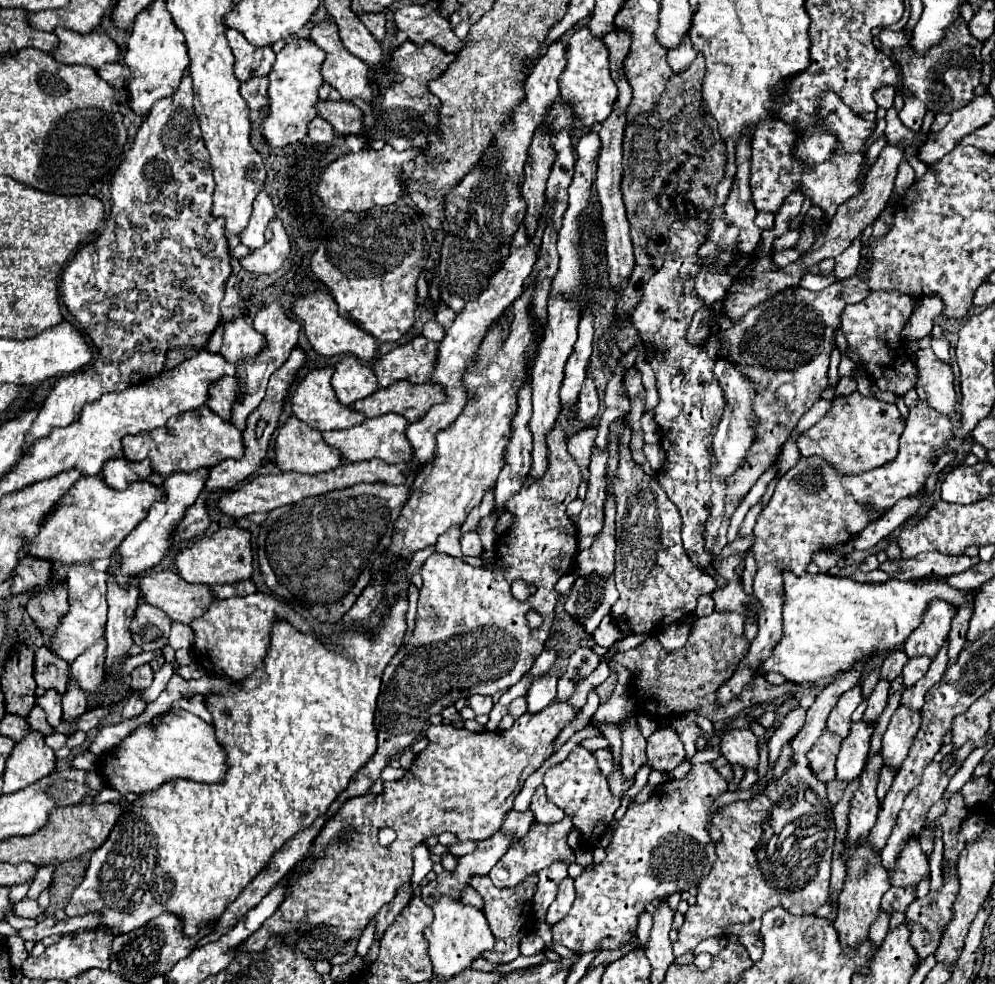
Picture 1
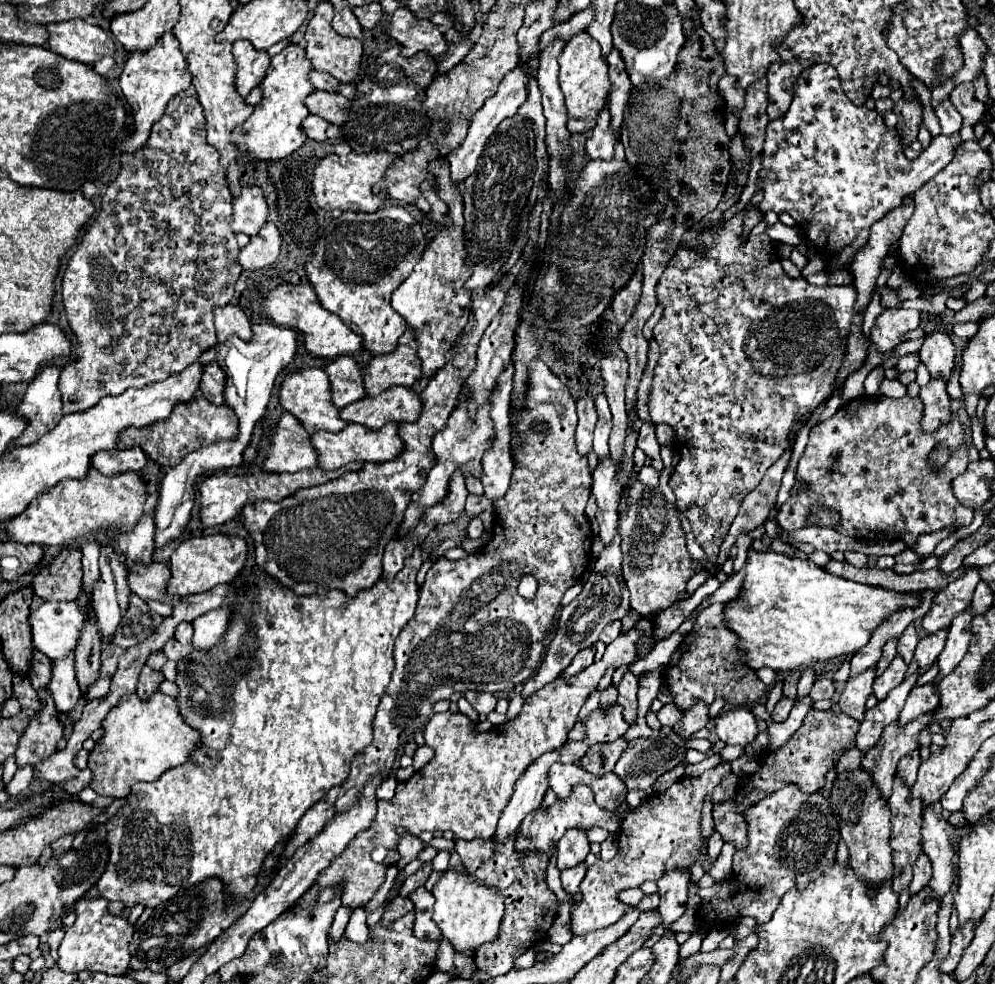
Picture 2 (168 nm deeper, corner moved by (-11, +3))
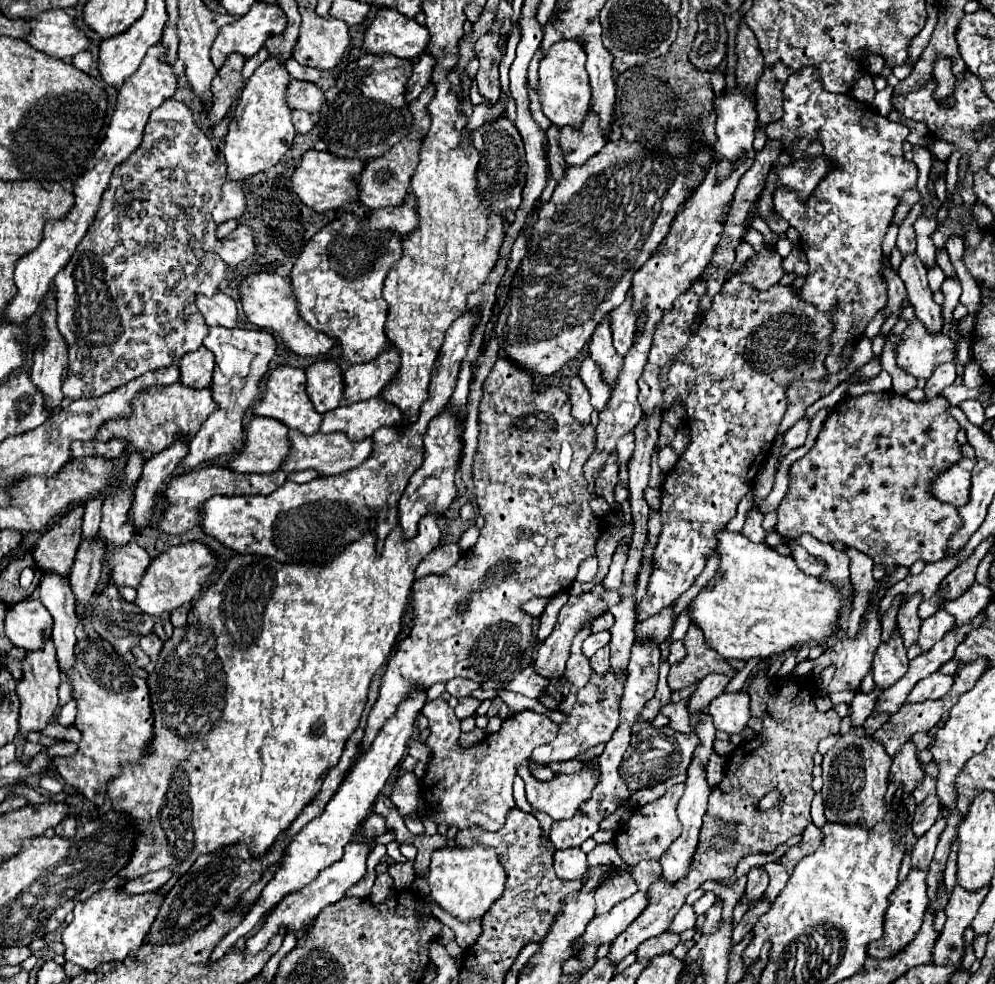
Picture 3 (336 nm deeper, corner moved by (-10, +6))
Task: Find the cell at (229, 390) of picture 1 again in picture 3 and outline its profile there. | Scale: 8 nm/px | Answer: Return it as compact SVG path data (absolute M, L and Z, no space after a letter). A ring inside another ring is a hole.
M198 348L188 356L182 356L178 362L180 382L188 388L208 388L214 372L214 356L208 348Z

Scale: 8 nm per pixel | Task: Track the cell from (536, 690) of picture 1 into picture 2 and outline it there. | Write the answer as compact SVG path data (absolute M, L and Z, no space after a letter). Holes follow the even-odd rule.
M587 647L587 649L581 649L575 657L573 657L573 663L561 673L561 677L569 679L573 675L577 675L579 671L583 671L585 667L589 667L593 663L593 655L595 655L595 649L593 647Z

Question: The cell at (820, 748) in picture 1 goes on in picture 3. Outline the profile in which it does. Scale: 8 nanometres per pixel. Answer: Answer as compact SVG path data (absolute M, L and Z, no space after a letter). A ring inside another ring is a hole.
M762 668L748 684L748 694L750 694L750 716L758 716L762 720L762 730L750 740L740 744L728 758L726 762L726 774L724 780L712 788L710 792L710 800L708 800L708 810L704 814L704 824L700 830L700 842L696 848L696 856L692 858L692 870L688 870L688 876L684 880L680 880L680 884L664 884L664 878L660 876L650 890L646 892L650 898L650 904L646 906L646 910L636 918L636 922L632 922L614 942L612 948L608 952L608 958L612 962L620 962L626 954L632 954L644 940L654 938L662 932L666 932L674 920L674 916L678 914L678 910L682 908L686 896L700 888L706 880L714 880L714 882L722 882L728 876L734 874L736 864L748 856L748 854L770 854L774 852L776 846L784 844L790 836L802 834L804 828L810 824L810 802L814 798L814 792L810 788L812 782L812 756L816 752L816 746L822 738L830 736L830 734L838 734L840 732L840 722L842 718L830 710L830 712L818 712L814 702L814 695L817 688L814 684L812 676L782 676L782 678L770 678L768 676L768 668ZM772 788L776 788L782 796L784 796L784 804L780 804L780 808L770 808L770 812L760 812L756 808L756 804L760 804L760 796L766 796Z

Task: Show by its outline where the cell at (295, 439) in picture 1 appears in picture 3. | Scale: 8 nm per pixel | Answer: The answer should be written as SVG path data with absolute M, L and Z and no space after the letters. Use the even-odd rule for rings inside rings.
M252 418L242 450L226 466L240 474L270 474L288 456L288 428L272 418Z

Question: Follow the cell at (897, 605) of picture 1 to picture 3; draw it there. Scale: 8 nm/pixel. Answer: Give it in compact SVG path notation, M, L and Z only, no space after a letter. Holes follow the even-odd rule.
M722 530L716 534L716 540L718 544L714 552L720 556L718 578L712 578L688 606L690 622L704 632L708 648L718 650L722 658L750 660L782 654L794 644L820 644L834 634L842 598L830 582L820 582L818 578L804 574L790 556L782 556L766 544L750 542L740 532Z

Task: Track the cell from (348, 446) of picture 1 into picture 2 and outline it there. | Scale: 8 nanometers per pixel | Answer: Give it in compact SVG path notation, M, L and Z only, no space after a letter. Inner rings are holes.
M349 423L339 433L317 431L311 437L313 437L315 449L319 451L319 467L327 471L341 469L343 465L351 461L391 461L403 453L403 439L399 437L399 423L387 423L385 427L381 427L381 431L369 431L367 427L361 427L359 423Z

